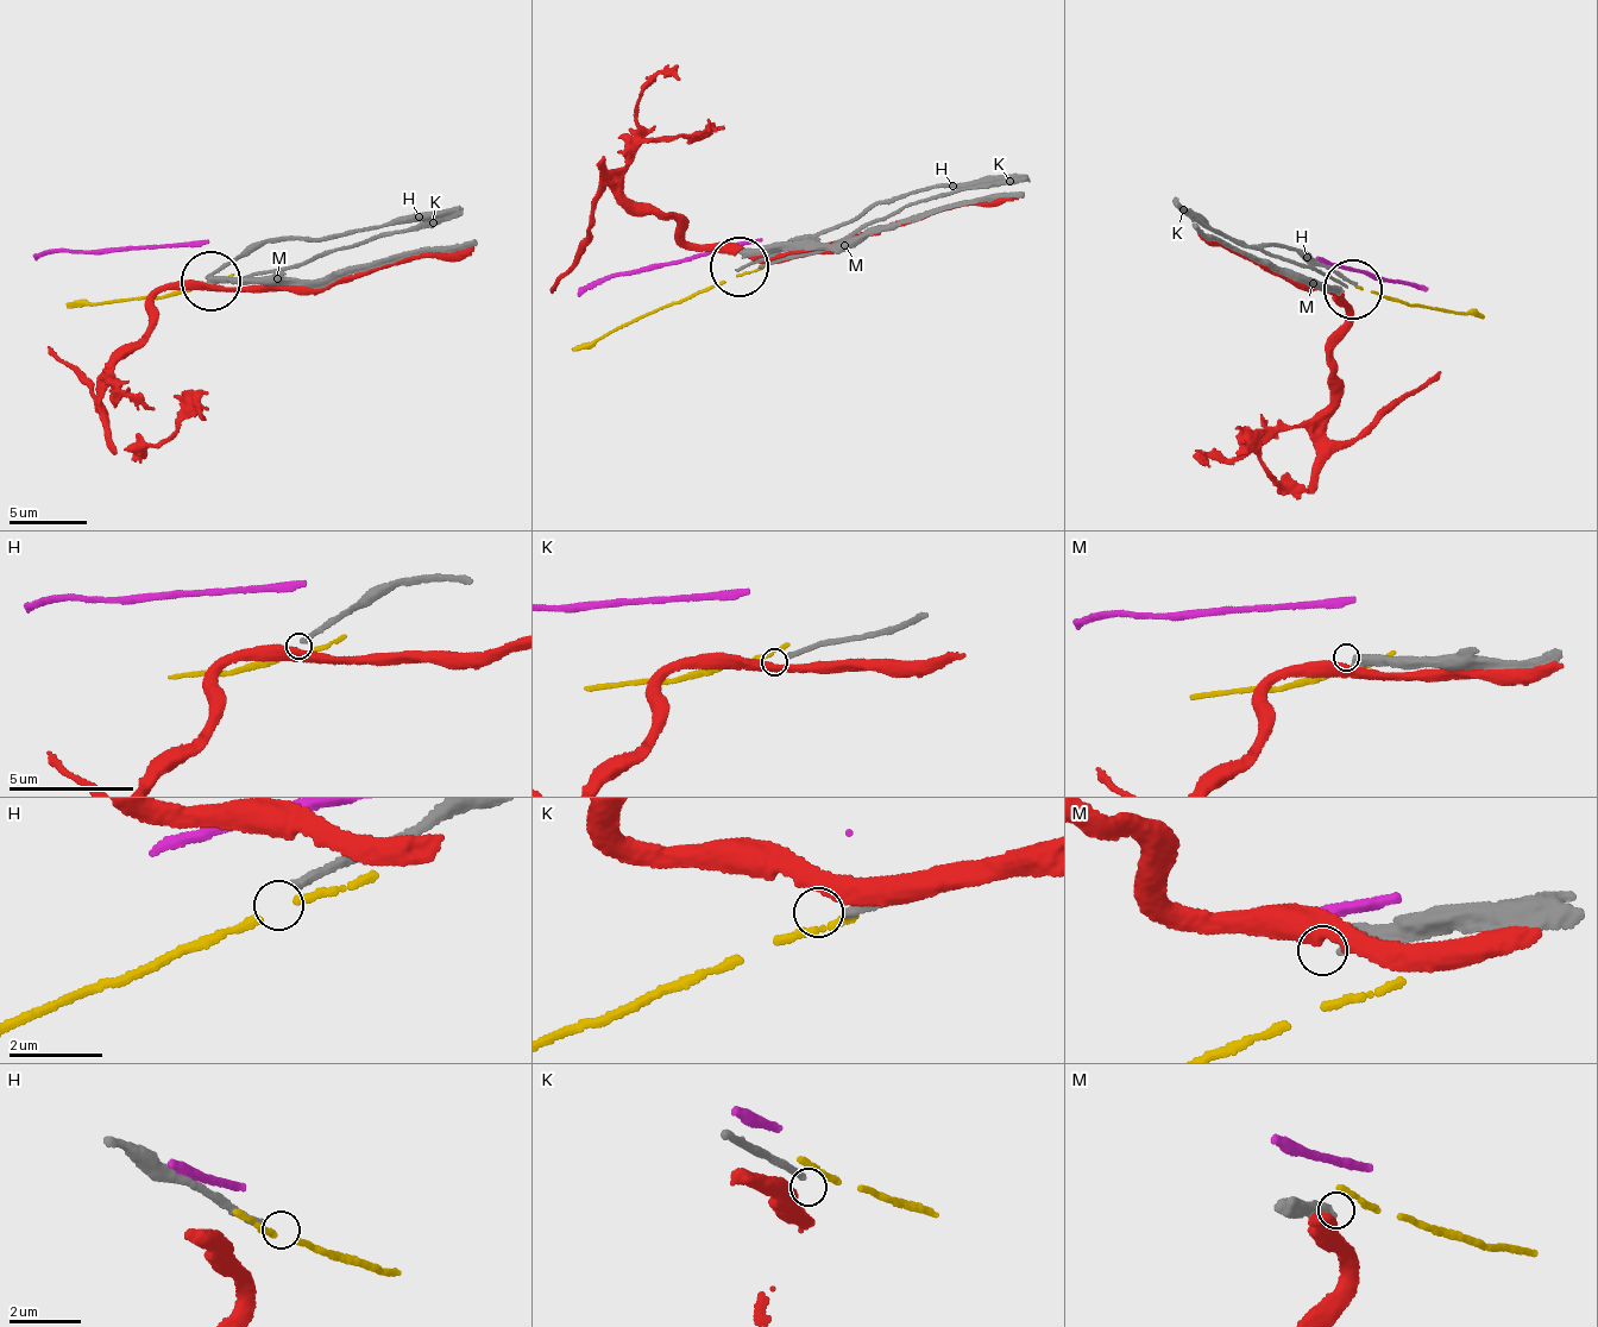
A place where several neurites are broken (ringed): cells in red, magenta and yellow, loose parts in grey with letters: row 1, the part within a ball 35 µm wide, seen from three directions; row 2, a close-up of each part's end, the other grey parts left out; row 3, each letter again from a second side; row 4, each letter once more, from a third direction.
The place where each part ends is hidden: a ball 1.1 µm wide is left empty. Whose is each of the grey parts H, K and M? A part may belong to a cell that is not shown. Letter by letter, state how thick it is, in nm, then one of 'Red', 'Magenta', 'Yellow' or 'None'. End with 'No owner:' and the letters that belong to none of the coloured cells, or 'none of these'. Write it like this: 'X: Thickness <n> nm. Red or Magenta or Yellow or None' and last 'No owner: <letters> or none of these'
H: Thickness 180 nm. None
K: Thickness 180 nm. None
M: Thickness 440 nm. None
No owner: H, K, M

